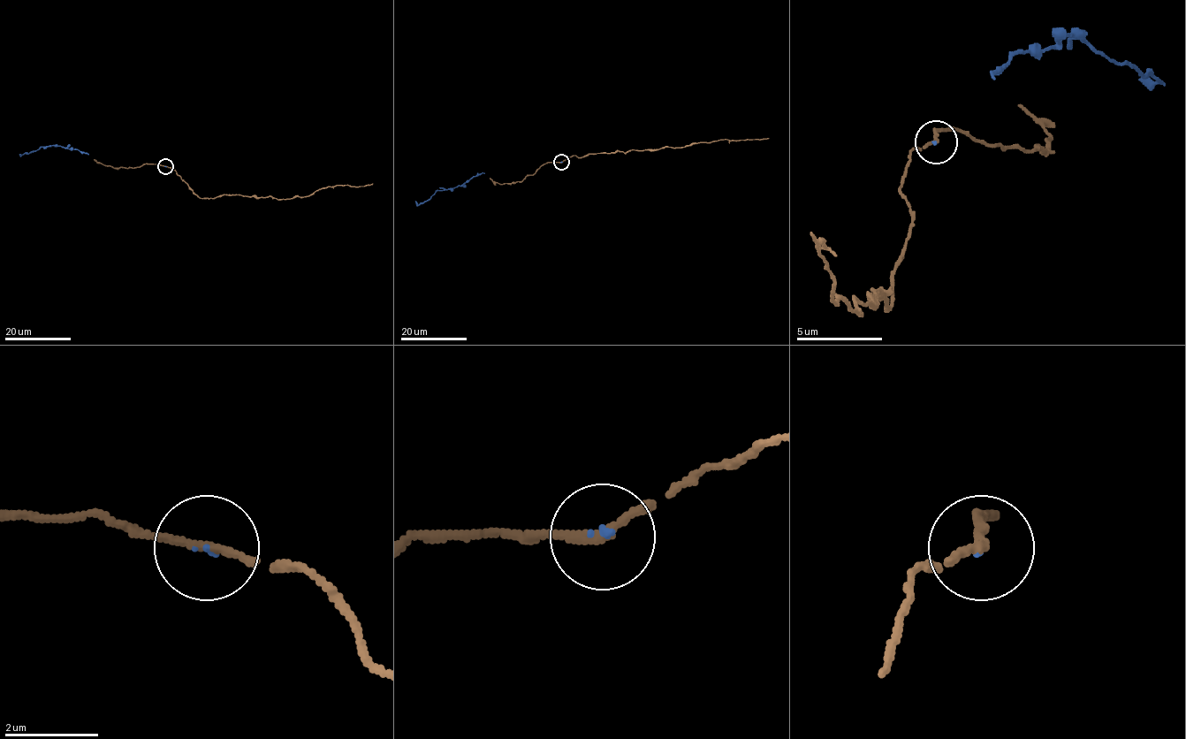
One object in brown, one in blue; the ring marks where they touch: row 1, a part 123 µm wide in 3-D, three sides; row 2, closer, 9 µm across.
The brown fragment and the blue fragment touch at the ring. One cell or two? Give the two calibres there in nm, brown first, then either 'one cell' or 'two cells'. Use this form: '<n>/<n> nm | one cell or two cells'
180/70 nm | one cell

